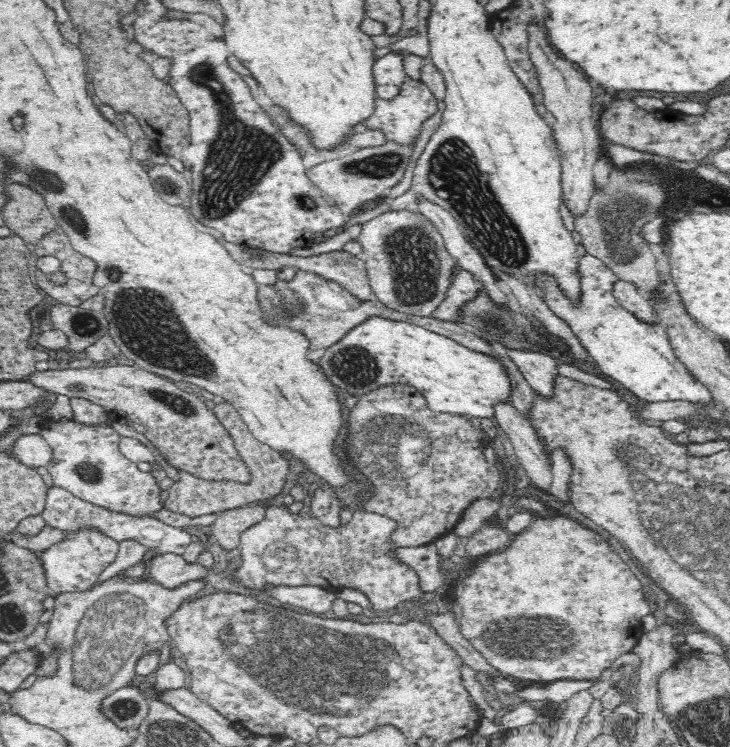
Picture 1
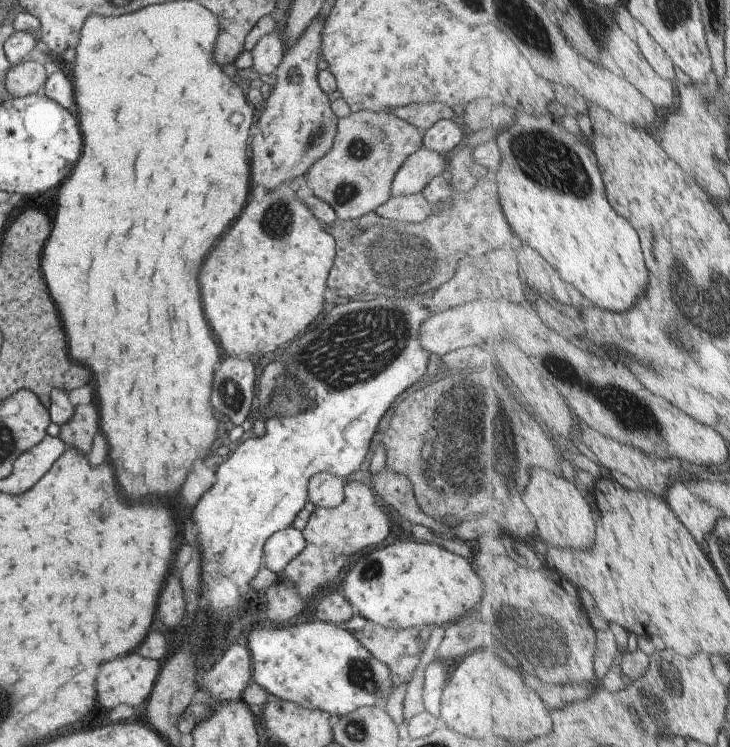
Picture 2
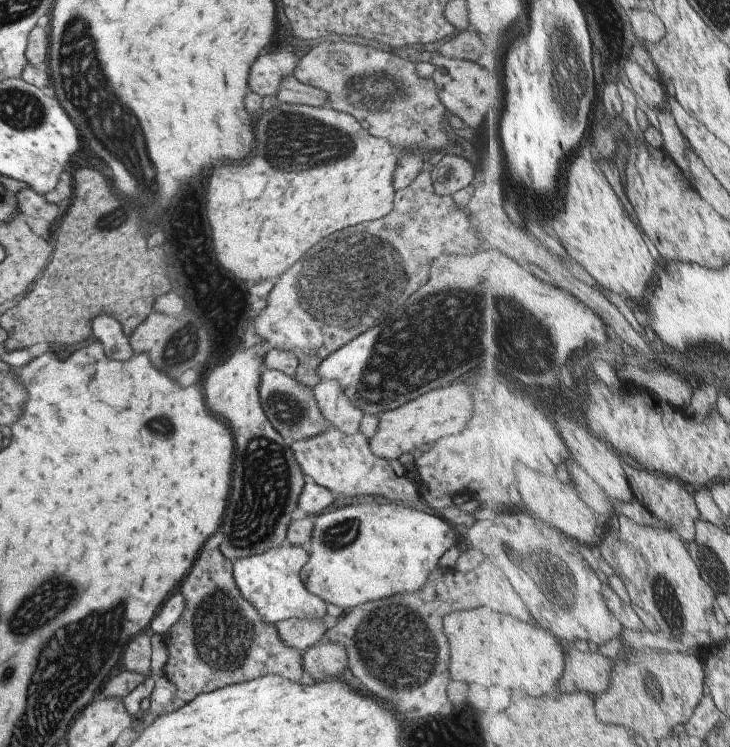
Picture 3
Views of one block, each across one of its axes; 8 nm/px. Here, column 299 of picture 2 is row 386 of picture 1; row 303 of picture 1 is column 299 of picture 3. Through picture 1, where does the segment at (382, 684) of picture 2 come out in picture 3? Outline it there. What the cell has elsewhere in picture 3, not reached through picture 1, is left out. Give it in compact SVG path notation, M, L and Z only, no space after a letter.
M278 546L268 552L254 554L233 562L232 576L244 600L248 600L262 622L275 626L278 621L295 618L298 620L327 620L326 602L310 594L300 578L300 570L308 562L309 553L300 546Z

